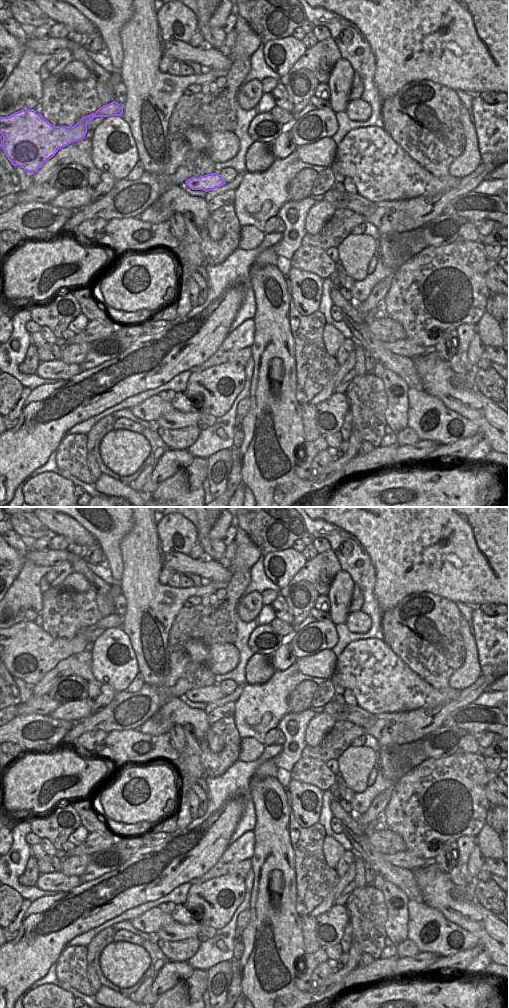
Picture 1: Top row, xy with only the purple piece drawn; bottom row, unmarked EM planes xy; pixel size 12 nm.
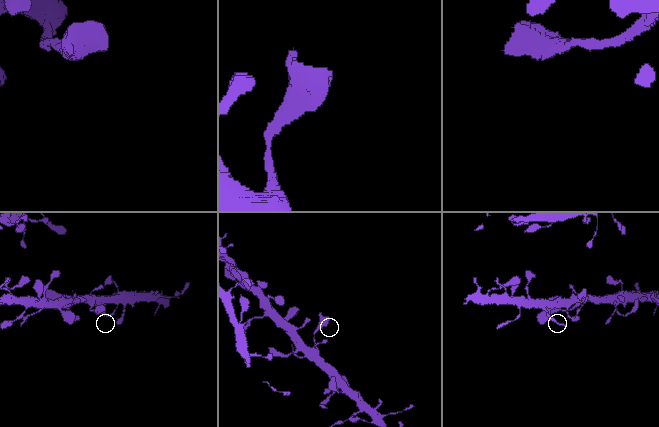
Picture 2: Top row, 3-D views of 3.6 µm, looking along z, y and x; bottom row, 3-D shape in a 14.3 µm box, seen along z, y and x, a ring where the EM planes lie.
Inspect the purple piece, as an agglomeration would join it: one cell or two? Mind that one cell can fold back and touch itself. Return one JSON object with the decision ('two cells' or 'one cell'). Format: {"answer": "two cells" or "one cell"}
{"answer": "one cell"}

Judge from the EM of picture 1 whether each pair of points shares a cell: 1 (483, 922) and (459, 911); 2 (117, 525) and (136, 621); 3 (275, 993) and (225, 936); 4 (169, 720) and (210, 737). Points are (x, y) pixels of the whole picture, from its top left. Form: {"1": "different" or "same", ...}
{"1": "same", "2": "different", "3": "different", "4": "same"}

